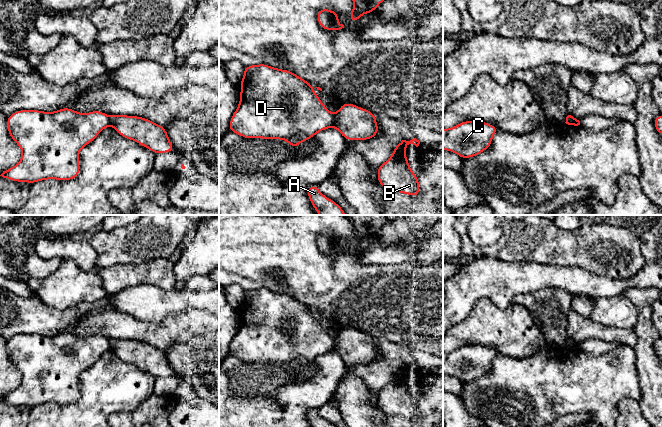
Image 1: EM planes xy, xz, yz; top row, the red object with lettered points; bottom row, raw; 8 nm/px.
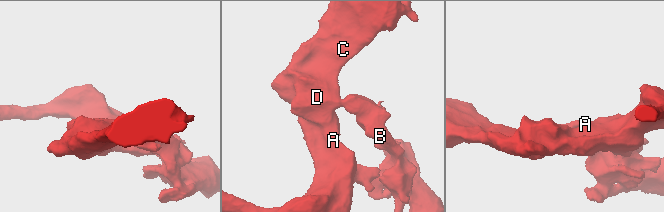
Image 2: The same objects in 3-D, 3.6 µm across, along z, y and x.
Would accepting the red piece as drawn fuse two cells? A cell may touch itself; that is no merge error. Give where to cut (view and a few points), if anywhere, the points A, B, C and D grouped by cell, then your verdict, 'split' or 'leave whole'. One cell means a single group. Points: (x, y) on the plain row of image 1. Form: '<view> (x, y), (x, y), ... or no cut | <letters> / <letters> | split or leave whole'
xz (334, 338), (332, 350) | A C D / B | split

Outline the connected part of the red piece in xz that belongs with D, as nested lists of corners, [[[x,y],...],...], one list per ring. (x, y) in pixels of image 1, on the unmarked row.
[[[267,288],[244,290],[244,300],[239,308],[240,326],[229,346],[229,354],[244,362],[286,364],[290,370],[296,372],[301,366],[314,361],[318,356],[333,351],[334,338],[314,317],[313,309],[291,295],[277,293]]]

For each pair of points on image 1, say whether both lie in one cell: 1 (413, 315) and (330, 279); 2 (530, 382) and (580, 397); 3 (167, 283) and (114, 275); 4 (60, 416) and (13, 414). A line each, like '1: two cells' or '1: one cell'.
1: one cell
2: one cell
3: one cell
4: two cells

